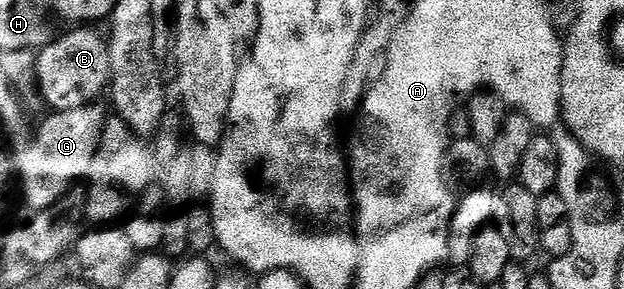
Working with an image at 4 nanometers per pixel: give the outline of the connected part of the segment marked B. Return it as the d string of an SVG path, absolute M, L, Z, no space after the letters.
M70 28L67 34L59 33L54 41L37 51L36 90L42 93L51 111L71 110L97 103L107 93L110 84L110 43L94 31L94 28Z

